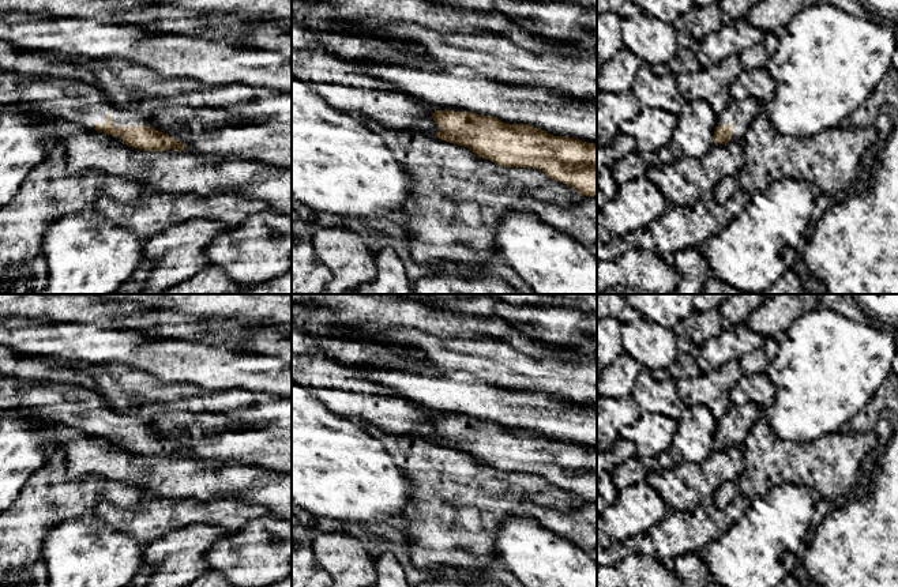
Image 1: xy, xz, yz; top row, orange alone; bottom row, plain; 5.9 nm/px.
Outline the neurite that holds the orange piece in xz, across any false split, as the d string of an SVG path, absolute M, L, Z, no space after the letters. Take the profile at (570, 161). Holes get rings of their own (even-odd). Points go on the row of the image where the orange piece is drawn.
M429 106L435 136L467 147L503 168L542 170L582 196L597 196L597 143L553 136L527 124L506 124L465 109Z

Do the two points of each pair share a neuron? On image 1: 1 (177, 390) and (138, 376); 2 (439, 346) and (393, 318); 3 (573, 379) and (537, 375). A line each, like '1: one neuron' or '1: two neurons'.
1: one neuron
2: two neurons
3: one neuron

